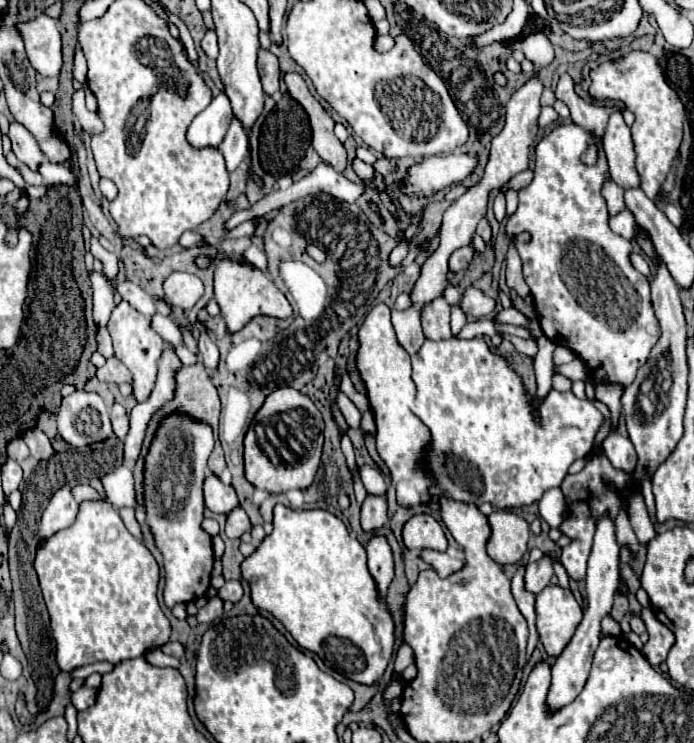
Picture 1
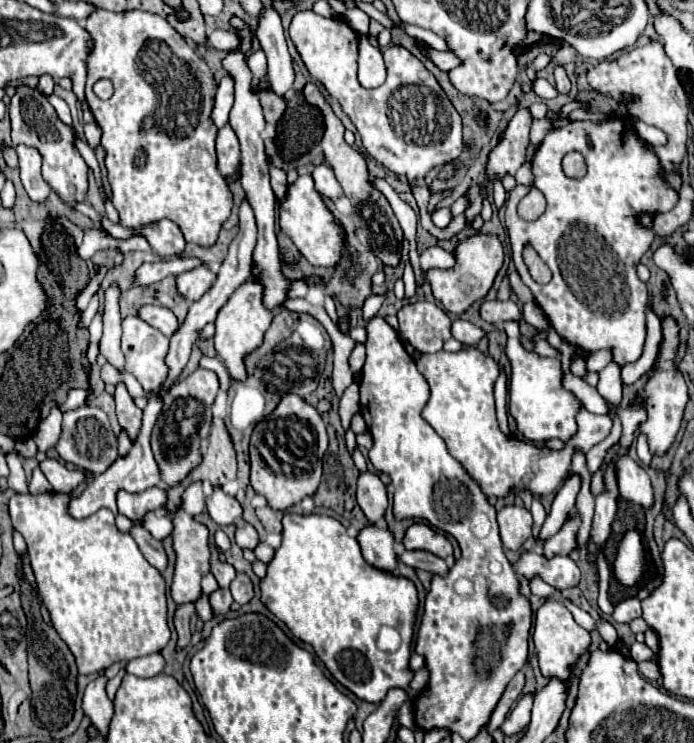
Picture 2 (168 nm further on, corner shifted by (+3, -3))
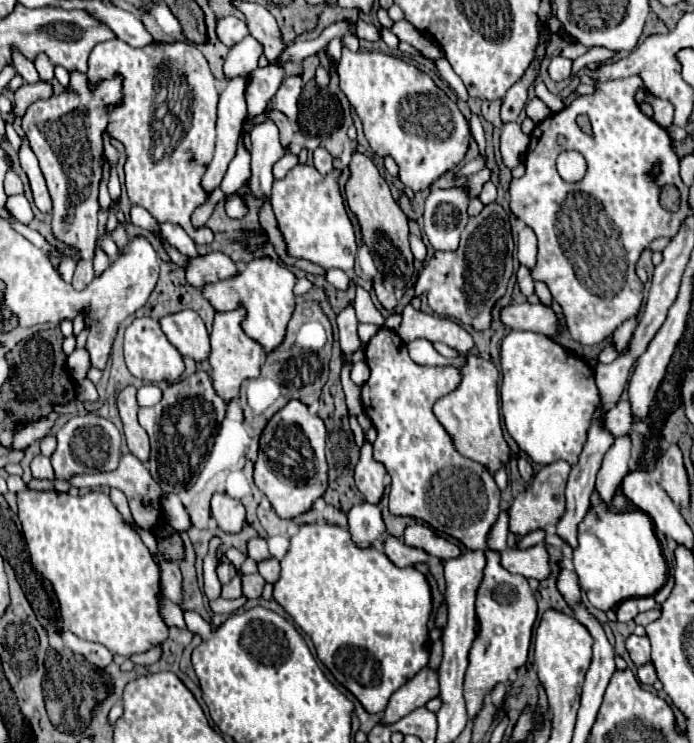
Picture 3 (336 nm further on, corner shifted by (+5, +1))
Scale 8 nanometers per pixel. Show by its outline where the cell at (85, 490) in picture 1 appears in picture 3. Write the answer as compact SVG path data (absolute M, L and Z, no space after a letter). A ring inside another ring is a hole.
M135 526L135 532L139 534L139 538L143 540L143 544L151 550L151 554L153 554L153 558L155 558L155 548L157 548L157 540L155 540L155 536L153 536L153 532L149 532L149 530L145 530L145 528L141 528L141 526Z

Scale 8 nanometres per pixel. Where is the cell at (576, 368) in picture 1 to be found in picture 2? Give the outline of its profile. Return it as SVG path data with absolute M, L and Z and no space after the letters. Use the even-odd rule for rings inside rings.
M607 348L607 350L597 350L597 352L593 352L593 354L589 354L587 356L587 368L591 370L591 372L599 372L599 370L603 370L607 364L611 364L613 362L613 352Z

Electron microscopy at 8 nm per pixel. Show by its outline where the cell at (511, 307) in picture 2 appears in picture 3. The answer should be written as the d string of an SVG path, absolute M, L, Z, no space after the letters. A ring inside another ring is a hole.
M509 304L501 308L501 322L513 330L531 330L545 336L559 332L555 312L543 304Z

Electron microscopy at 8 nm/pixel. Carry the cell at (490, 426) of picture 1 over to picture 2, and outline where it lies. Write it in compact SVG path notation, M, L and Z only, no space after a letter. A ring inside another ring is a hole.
M473 346L459 352L439 350L435 354L423 354L417 360L417 366L431 386L431 398L423 410L423 418L445 440L449 454L457 458L475 478L475 482L483 486L487 496L503 498L511 488L527 488L535 496L555 492L571 468L573 452L589 452L591 446L609 436L613 426L611 416L597 416L583 408L577 418L579 430L571 442L565 442L563 450L551 450L535 446L533 442L511 440L499 430L495 418L493 386L499 378L499 366L491 356L481 354Z

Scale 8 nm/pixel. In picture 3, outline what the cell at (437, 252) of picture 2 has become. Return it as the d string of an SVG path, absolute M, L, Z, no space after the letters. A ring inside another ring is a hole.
M411 236L411 252L413 252L413 256L415 256L415 260L417 262L425 262L425 256L427 256L427 248L425 248L425 244L423 244L423 240L421 238L417 238L417 236Z

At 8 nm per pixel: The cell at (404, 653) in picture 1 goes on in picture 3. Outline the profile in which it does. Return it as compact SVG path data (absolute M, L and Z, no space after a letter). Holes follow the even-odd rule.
M423 668L389 698L379 724L393 724L439 694L438 671Z

